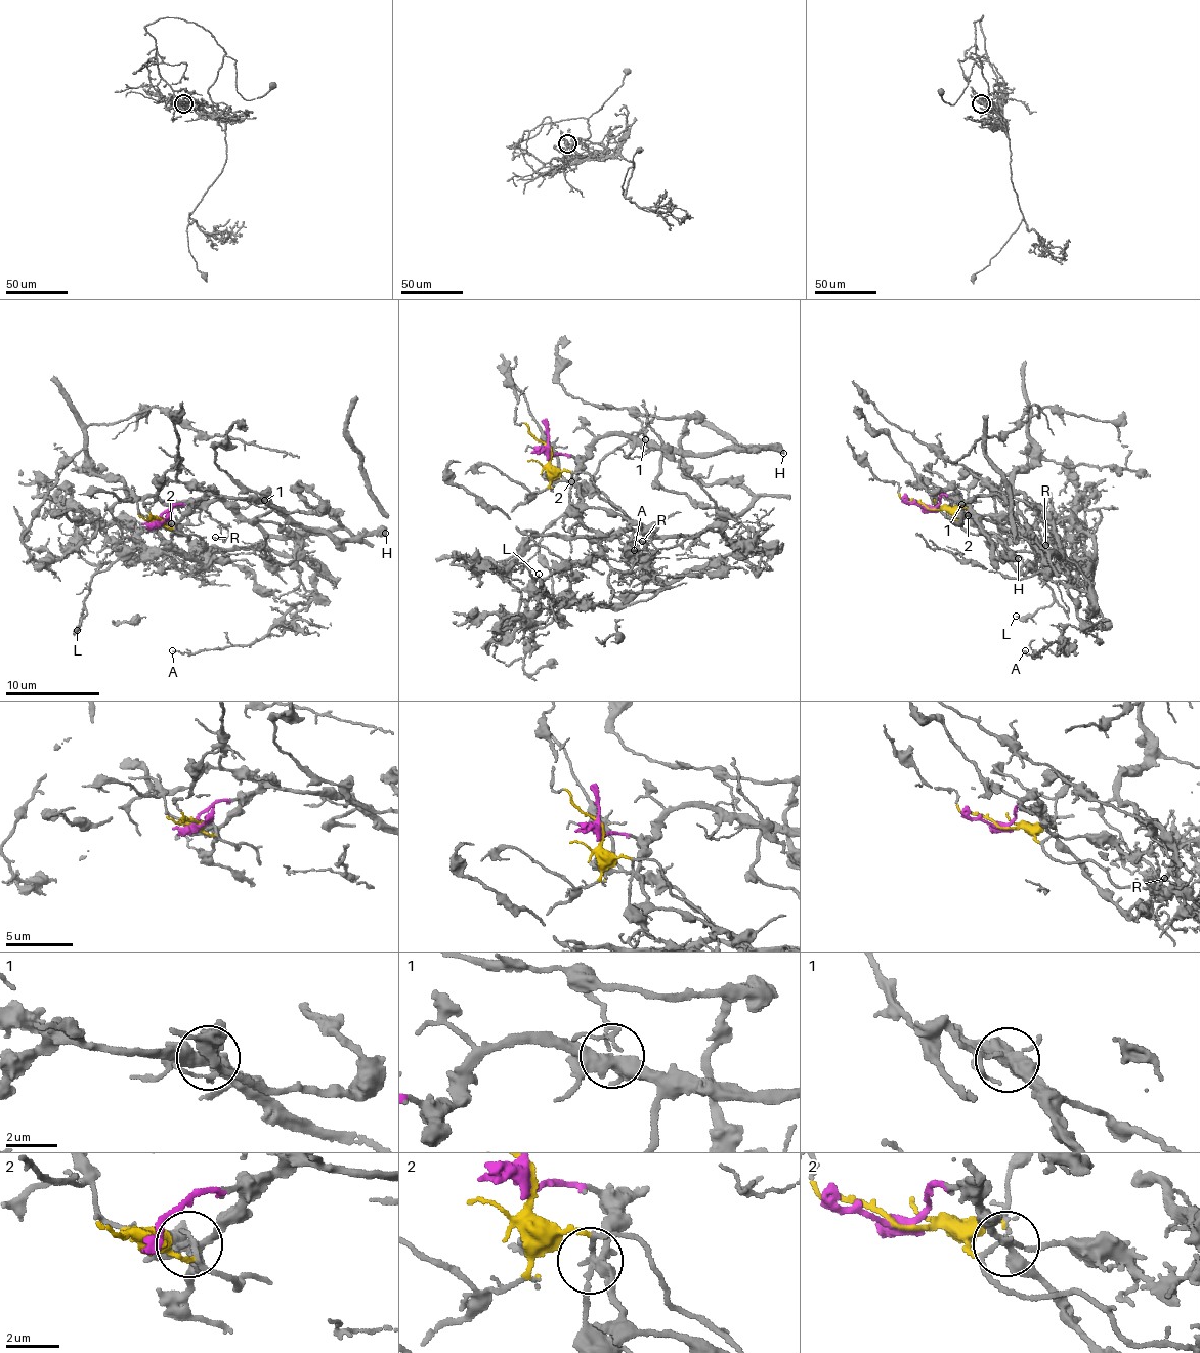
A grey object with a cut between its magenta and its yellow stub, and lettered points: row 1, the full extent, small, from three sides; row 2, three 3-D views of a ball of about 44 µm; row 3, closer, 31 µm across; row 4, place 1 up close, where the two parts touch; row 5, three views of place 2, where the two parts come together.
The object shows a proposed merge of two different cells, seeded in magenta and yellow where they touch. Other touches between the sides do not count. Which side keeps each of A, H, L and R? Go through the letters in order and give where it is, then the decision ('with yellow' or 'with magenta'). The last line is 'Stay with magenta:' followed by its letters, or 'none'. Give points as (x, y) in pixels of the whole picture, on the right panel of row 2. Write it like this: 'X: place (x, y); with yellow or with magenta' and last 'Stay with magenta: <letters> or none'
A: place (1025, 650); with yellow
H: place (1018, 558); with magenta
L: place (1016, 616); with yellow
R: place (1045, 545); with yellow
Stay with magenta: H

